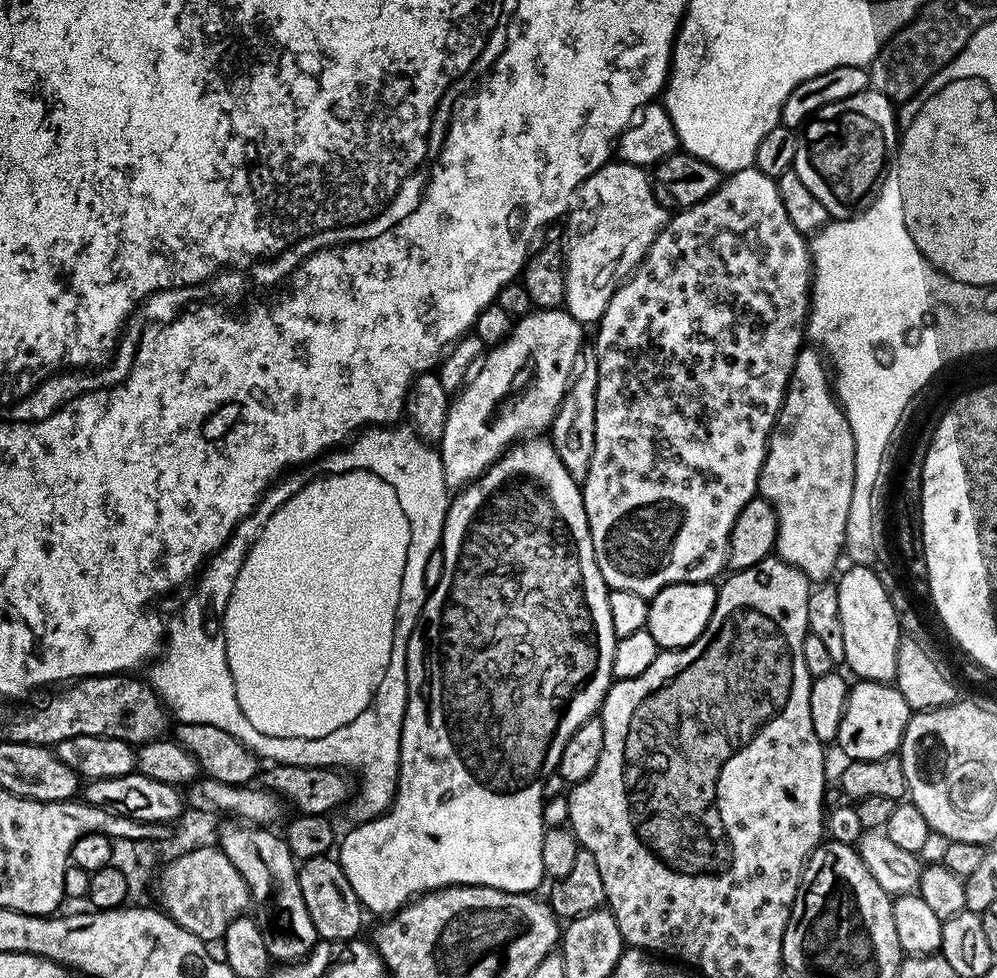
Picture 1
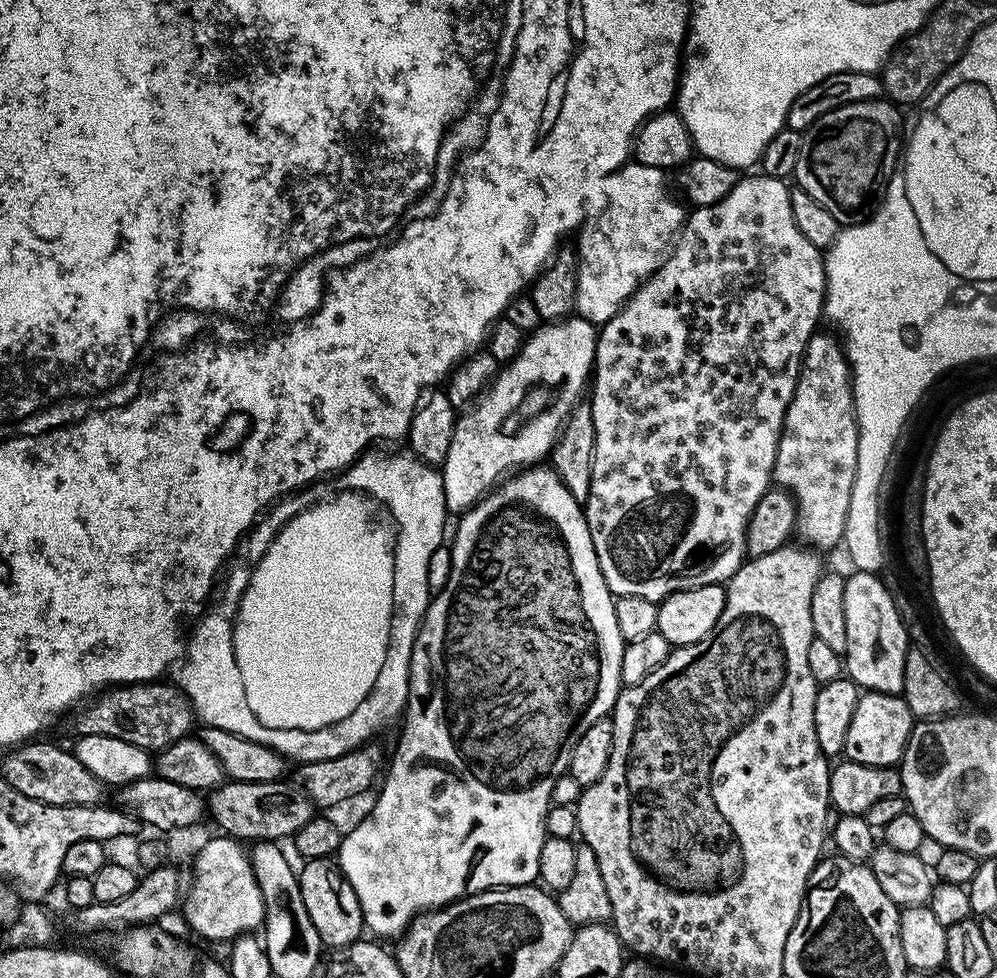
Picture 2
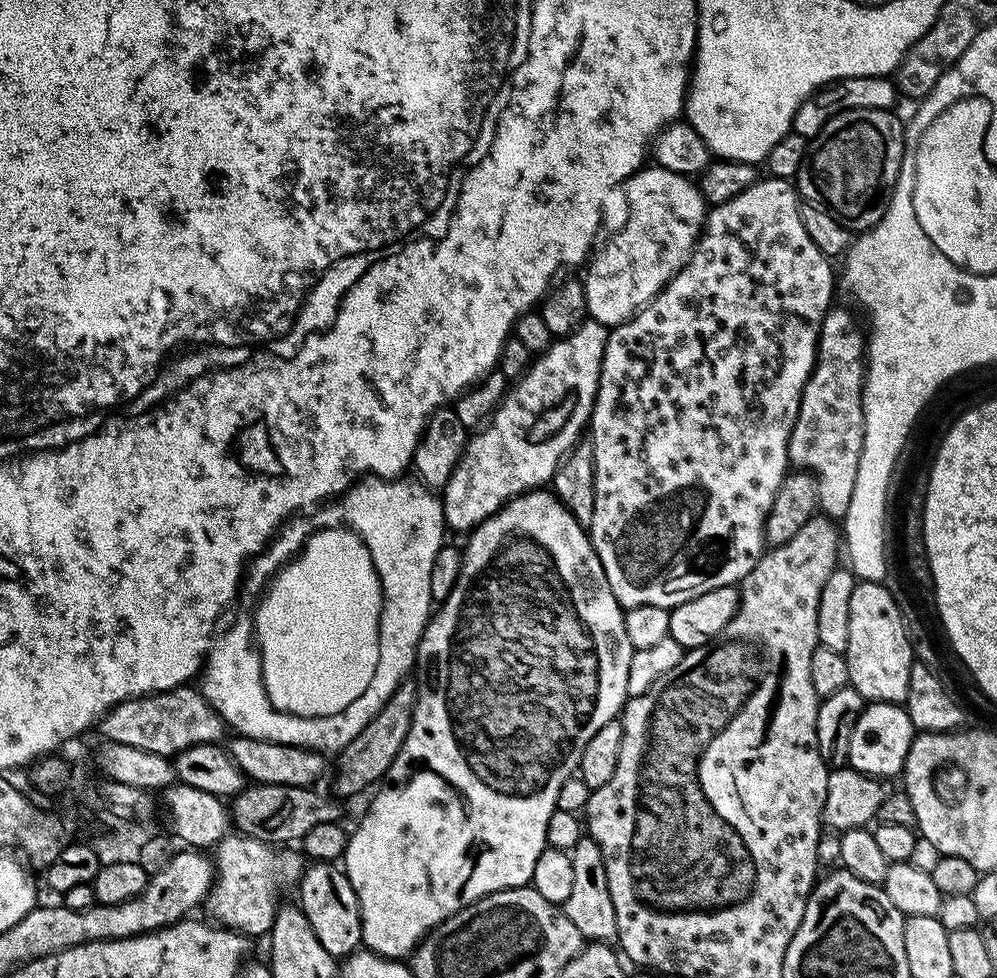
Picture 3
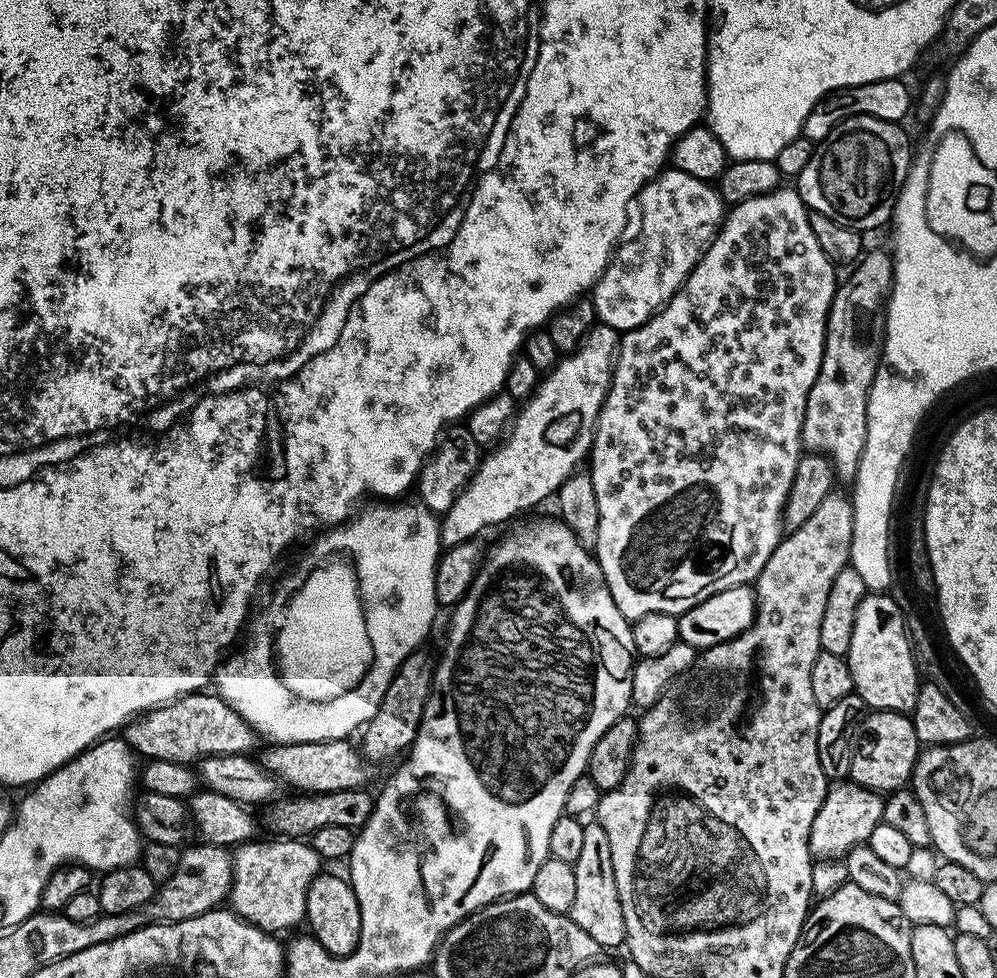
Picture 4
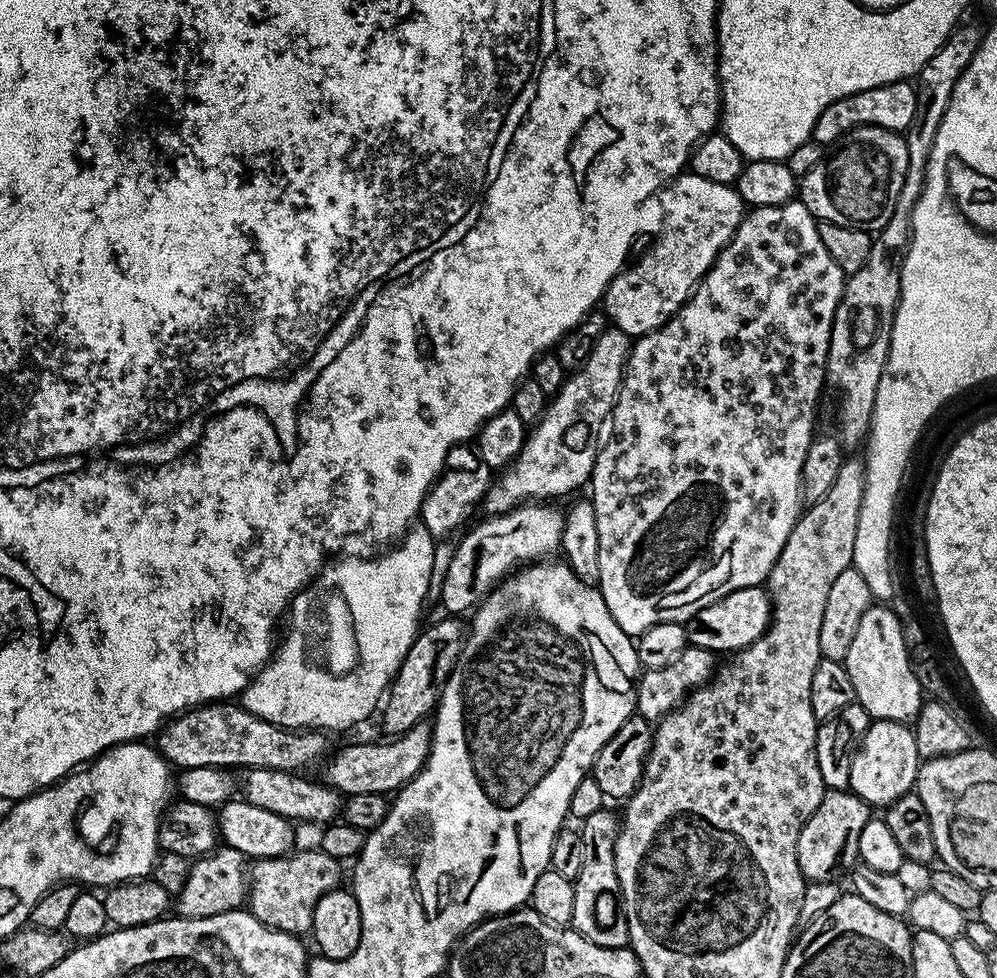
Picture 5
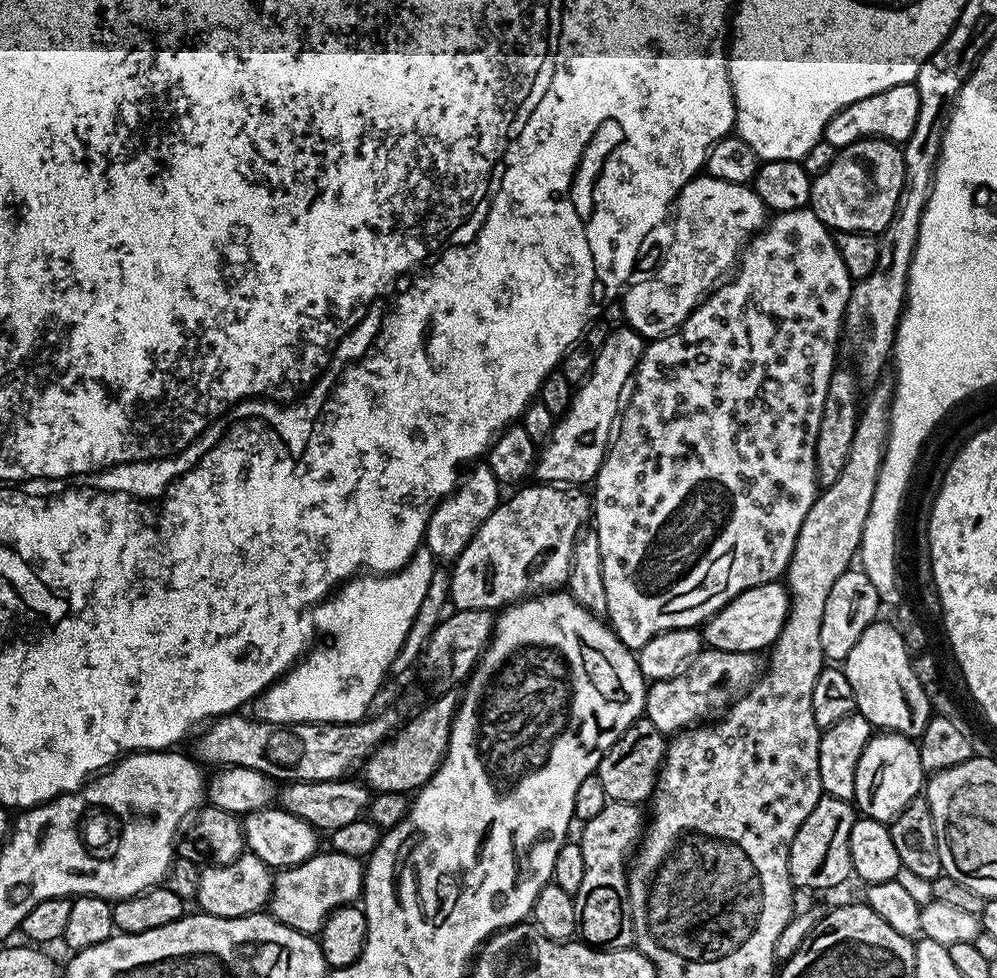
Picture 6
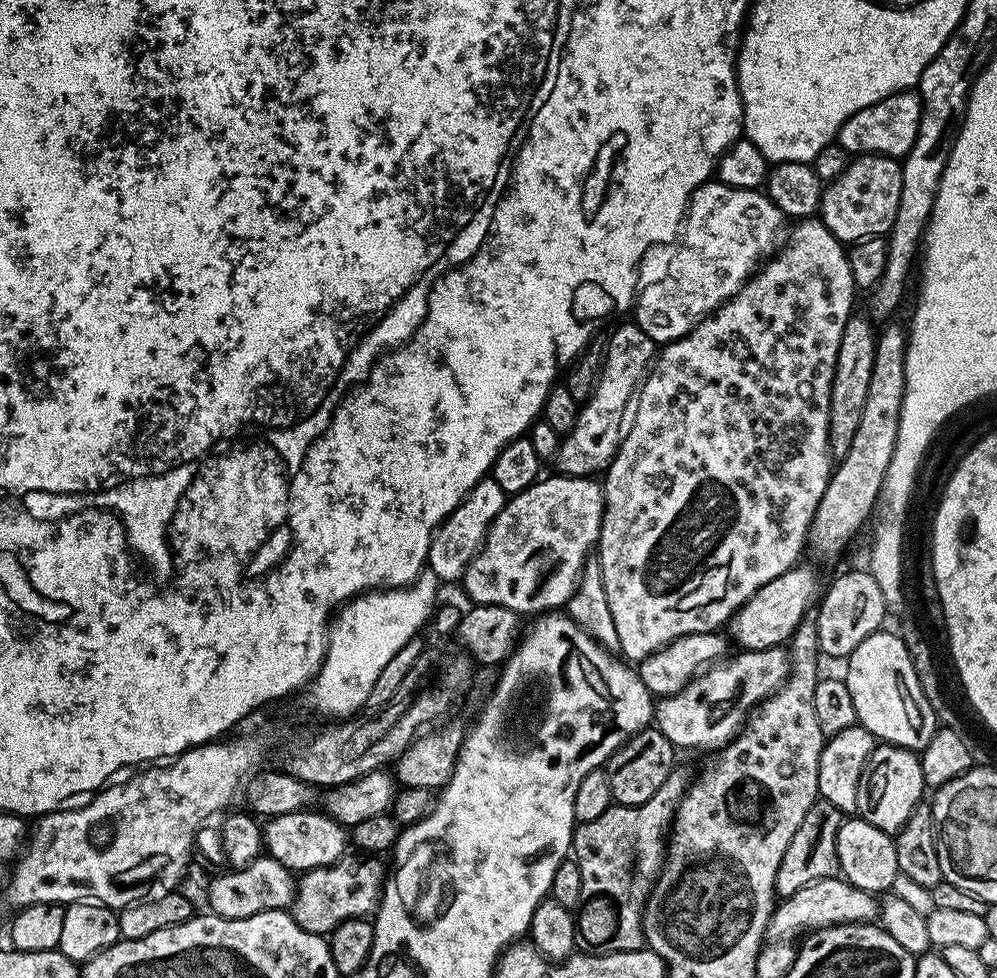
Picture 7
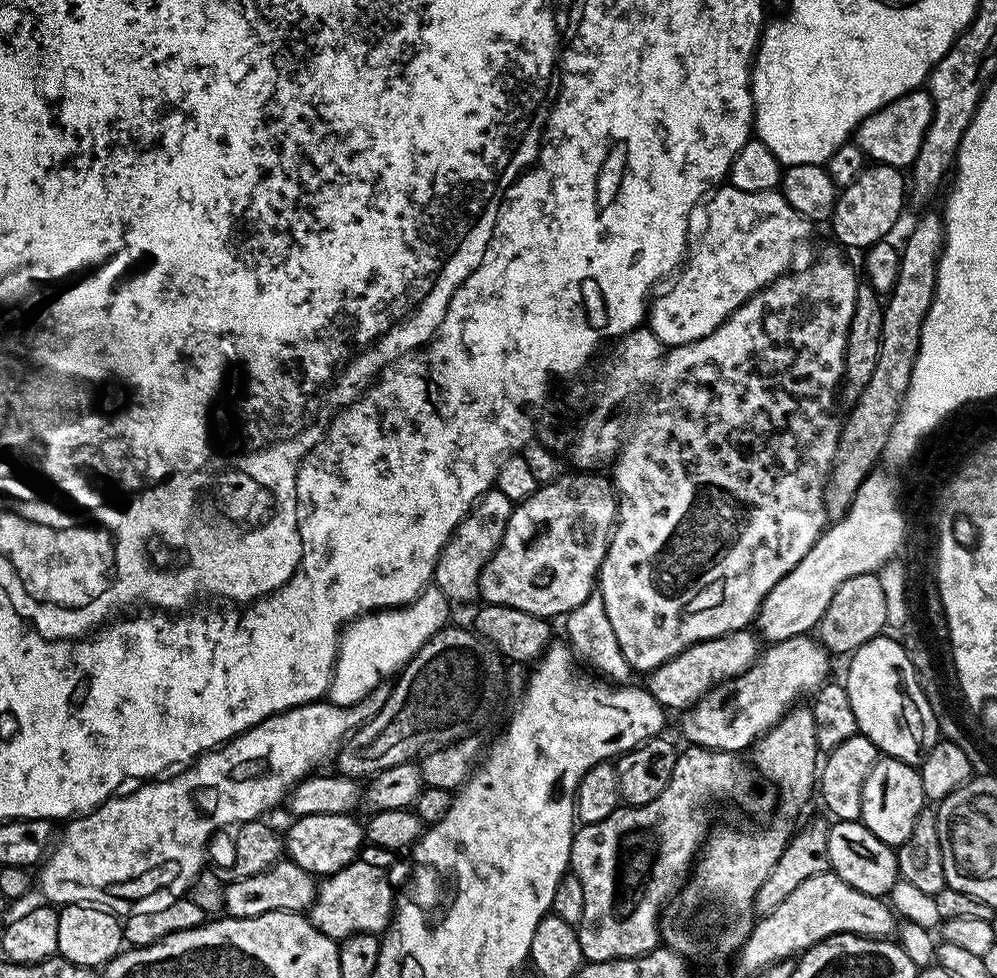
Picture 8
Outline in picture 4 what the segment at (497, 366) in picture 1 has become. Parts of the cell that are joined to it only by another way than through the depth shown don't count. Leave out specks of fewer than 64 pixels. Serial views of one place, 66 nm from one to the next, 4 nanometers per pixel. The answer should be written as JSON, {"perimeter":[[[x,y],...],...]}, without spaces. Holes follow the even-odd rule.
{"perimeter":[[[599,322],[592,325],[592,329],[584,336],[584,341],[580,344],[580,349],[576,352],[570,352],[561,355],[556,361],[556,365],[549,368],[547,372],[543,373],[542,379],[537,384],[535,390],[527,400],[523,401],[522,407],[517,411],[510,427],[507,429],[506,435],[491,449],[492,452],[483,457],[480,461],[480,467],[476,469],[475,474],[472,475],[471,480],[464,489],[460,491],[460,495],[450,506],[450,510],[443,513],[440,520],[440,542],[445,549],[458,546],[460,543],[468,541],[475,541],[479,532],[484,532],[487,528],[492,528],[495,524],[504,524],[507,520],[515,521],[516,515],[519,512],[524,512],[527,508],[532,508],[535,504],[540,504],[543,500],[551,501],[555,497],[556,491],[562,486],[562,482],[566,482],[566,478],[570,478],[573,472],[577,471],[579,460],[587,461],[592,451],[592,438],[596,435],[596,423],[600,417],[600,411],[604,405],[604,399],[608,393],[608,387],[612,381],[612,365],[616,362],[616,349],[620,347],[621,333],[615,332],[610,326],[601,324]]]}

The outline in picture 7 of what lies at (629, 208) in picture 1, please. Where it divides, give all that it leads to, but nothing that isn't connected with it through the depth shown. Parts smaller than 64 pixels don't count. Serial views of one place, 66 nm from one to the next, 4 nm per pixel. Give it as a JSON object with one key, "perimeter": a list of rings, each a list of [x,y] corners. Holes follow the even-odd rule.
{"perimeter":[[[709,182],[696,188],[688,202],[686,219],[682,225],[684,245],[677,250],[676,257],[672,260],[672,276],[664,276],[661,280],[656,280],[645,288],[643,285],[639,289],[634,301],[634,323],[642,326],[642,330],[646,330],[646,334],[650,334],[650,338],[658,346],[681,340],[731,296],[738,294],[749,276],[757,271],[758,265],[781,247],[782,237],[785,235],[784,224],[786,217],[763,191],[754,188],[731,188],[719,182]]]}

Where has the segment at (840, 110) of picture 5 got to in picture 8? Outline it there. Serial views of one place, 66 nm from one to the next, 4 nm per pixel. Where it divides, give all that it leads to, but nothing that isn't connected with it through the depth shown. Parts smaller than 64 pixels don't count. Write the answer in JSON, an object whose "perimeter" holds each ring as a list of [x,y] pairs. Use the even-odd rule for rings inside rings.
{"perimeter":[[[927,91],[907,92],[867,116],[856,127],[854,143],[863,150],[869,161],[889,164],[901,170],[911,169],[914,158],[918,158],[918,150],[922,150],[922,138],[926,138],[931,117],[932,100]]]}

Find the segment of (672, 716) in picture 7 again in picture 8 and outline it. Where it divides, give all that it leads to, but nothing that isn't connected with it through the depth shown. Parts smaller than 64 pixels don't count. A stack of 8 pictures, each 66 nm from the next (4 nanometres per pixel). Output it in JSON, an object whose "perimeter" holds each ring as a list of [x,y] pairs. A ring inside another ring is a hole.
{"perimeter":[[[811,635],[769,643],[755,664],[740,676],[711,688],[698,703],[683,713],[680,728],[689,745],[716,748],[737,754],[752,745],[793,708],[799,696],[815,693],[829,679],[830,653]]]}

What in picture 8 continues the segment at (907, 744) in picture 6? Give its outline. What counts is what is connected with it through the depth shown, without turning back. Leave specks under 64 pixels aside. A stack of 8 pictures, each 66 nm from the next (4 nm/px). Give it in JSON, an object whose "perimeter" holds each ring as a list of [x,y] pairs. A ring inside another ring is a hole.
{"perimeter":[[[881,755],[870,774],[866,774],[866,786],[862,786],[859,821],[865,824],[870,834],[874,834],[874,838],[889,844],[895,850],[902,842],[906,842],[906,838],[910,838],[910,830],[914,830],[914,822],[925,806],[919,767],[893,756]]]}

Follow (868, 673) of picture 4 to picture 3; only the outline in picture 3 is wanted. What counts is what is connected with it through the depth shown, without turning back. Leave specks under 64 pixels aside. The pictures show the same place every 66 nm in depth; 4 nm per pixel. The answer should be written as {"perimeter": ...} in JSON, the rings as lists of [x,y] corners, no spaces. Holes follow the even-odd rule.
{"perimeter":[[[865,580],[850,594],[850,642],[846,642],[843,654],[848,663],[848,683],[865,702],[907,701],[914,675],[913,643],[907,640],[903,614],[883,583]]]}

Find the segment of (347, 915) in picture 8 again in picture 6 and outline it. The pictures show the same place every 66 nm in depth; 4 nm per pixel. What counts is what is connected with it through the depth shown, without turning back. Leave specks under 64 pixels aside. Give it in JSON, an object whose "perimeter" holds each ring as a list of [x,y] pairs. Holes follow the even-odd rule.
{"perimeter":[[[331,850],[317,851],[306,862],[275,873],[270,914],[278,922],[299,932],[319,933],[331,912],[345,908],[348,904],[356,904],[361,899],[364,891],[364,870],[365,865],[350,858],[350,854],[338,854]]]}

